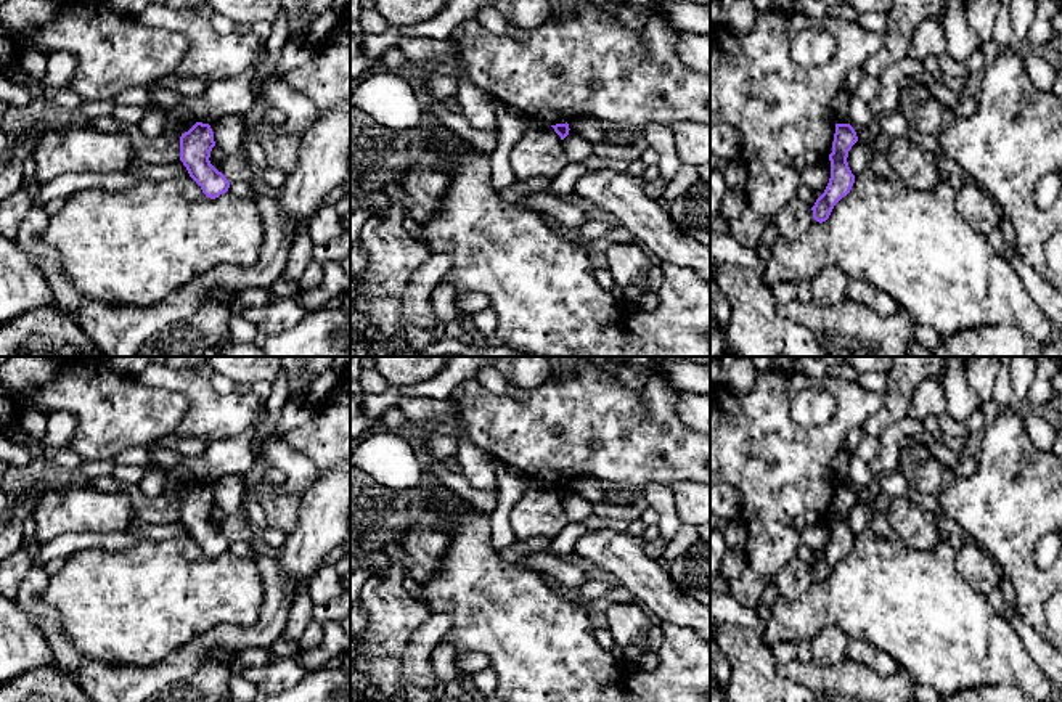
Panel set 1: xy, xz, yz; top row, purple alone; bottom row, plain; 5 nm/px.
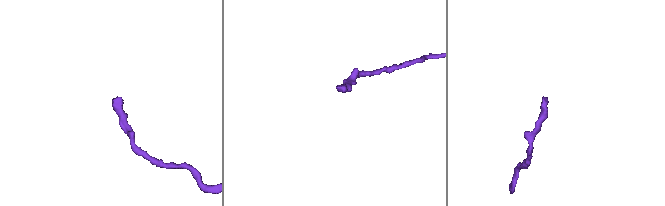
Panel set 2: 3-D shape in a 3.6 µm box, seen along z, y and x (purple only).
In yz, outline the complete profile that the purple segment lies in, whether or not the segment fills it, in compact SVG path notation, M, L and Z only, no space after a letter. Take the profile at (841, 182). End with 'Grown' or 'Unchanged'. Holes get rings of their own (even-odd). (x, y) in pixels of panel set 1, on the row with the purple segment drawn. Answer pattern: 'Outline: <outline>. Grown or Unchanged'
Outline: M835 124L835 133L832 141L831 178L824 193L816 199L813 218L819 223L826 222L834 206L850 193L855 175L852 173L847 157L852 146L858 141L856 132L850 124Z. Unchanged

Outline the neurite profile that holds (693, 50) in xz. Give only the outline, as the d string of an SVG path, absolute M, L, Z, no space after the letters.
M683 34L676 55L686 67L710 76L710 34Z

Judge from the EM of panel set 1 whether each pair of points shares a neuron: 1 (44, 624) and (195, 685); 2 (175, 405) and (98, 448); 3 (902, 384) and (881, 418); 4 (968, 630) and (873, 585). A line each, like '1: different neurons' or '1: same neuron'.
1: different neurons
2: same neuron
3: same neuron
4: same neuron

